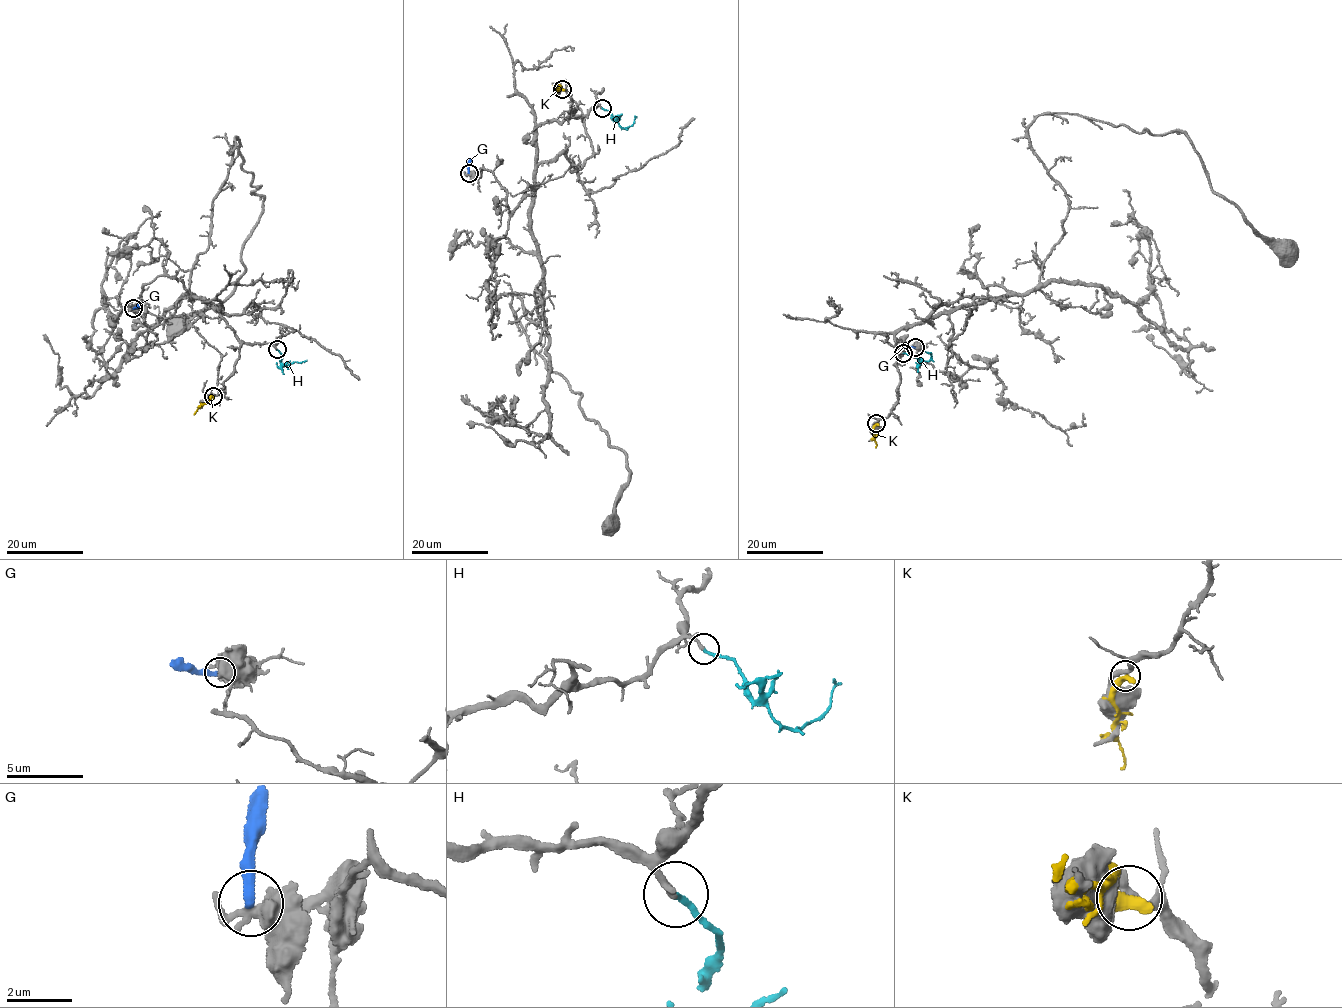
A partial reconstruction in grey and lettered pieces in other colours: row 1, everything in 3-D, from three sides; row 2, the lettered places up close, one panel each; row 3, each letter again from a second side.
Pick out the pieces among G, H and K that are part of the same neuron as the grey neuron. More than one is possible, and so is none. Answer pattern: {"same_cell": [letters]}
{"same_cell": ["H"]}

